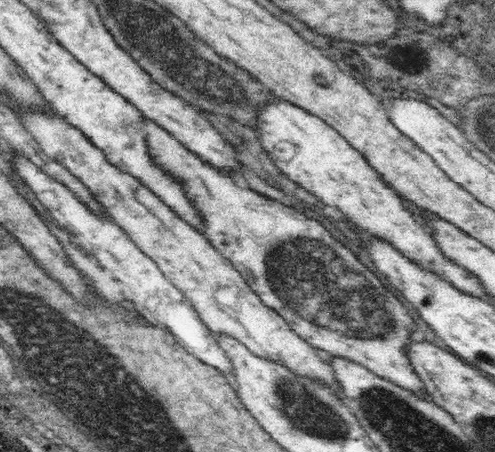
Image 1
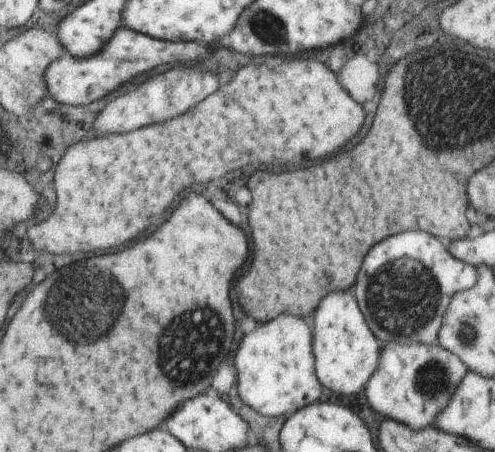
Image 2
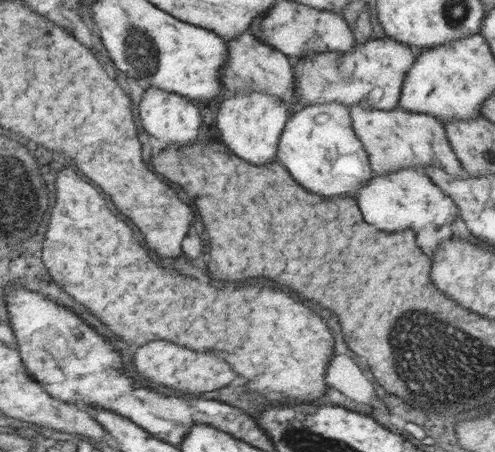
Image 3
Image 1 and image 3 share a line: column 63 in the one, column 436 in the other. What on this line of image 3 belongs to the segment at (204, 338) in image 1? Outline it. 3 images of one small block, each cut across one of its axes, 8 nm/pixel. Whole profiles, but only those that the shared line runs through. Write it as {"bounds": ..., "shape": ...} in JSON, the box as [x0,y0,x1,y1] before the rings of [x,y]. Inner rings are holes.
{"bounds":[359,166,455,230],"shape":[[[403,166],[397,170],[391,170],[391,174],[375,176],[371,184],[365,184],[359,188],[359,210],[363,212],[363,218],[367,224],[373,224],[379,230],[397,230],[397,228],[423,228],[425,224],[449,224],[455,214],[455,202],[449,194],[445,194],[421,168]]]}

